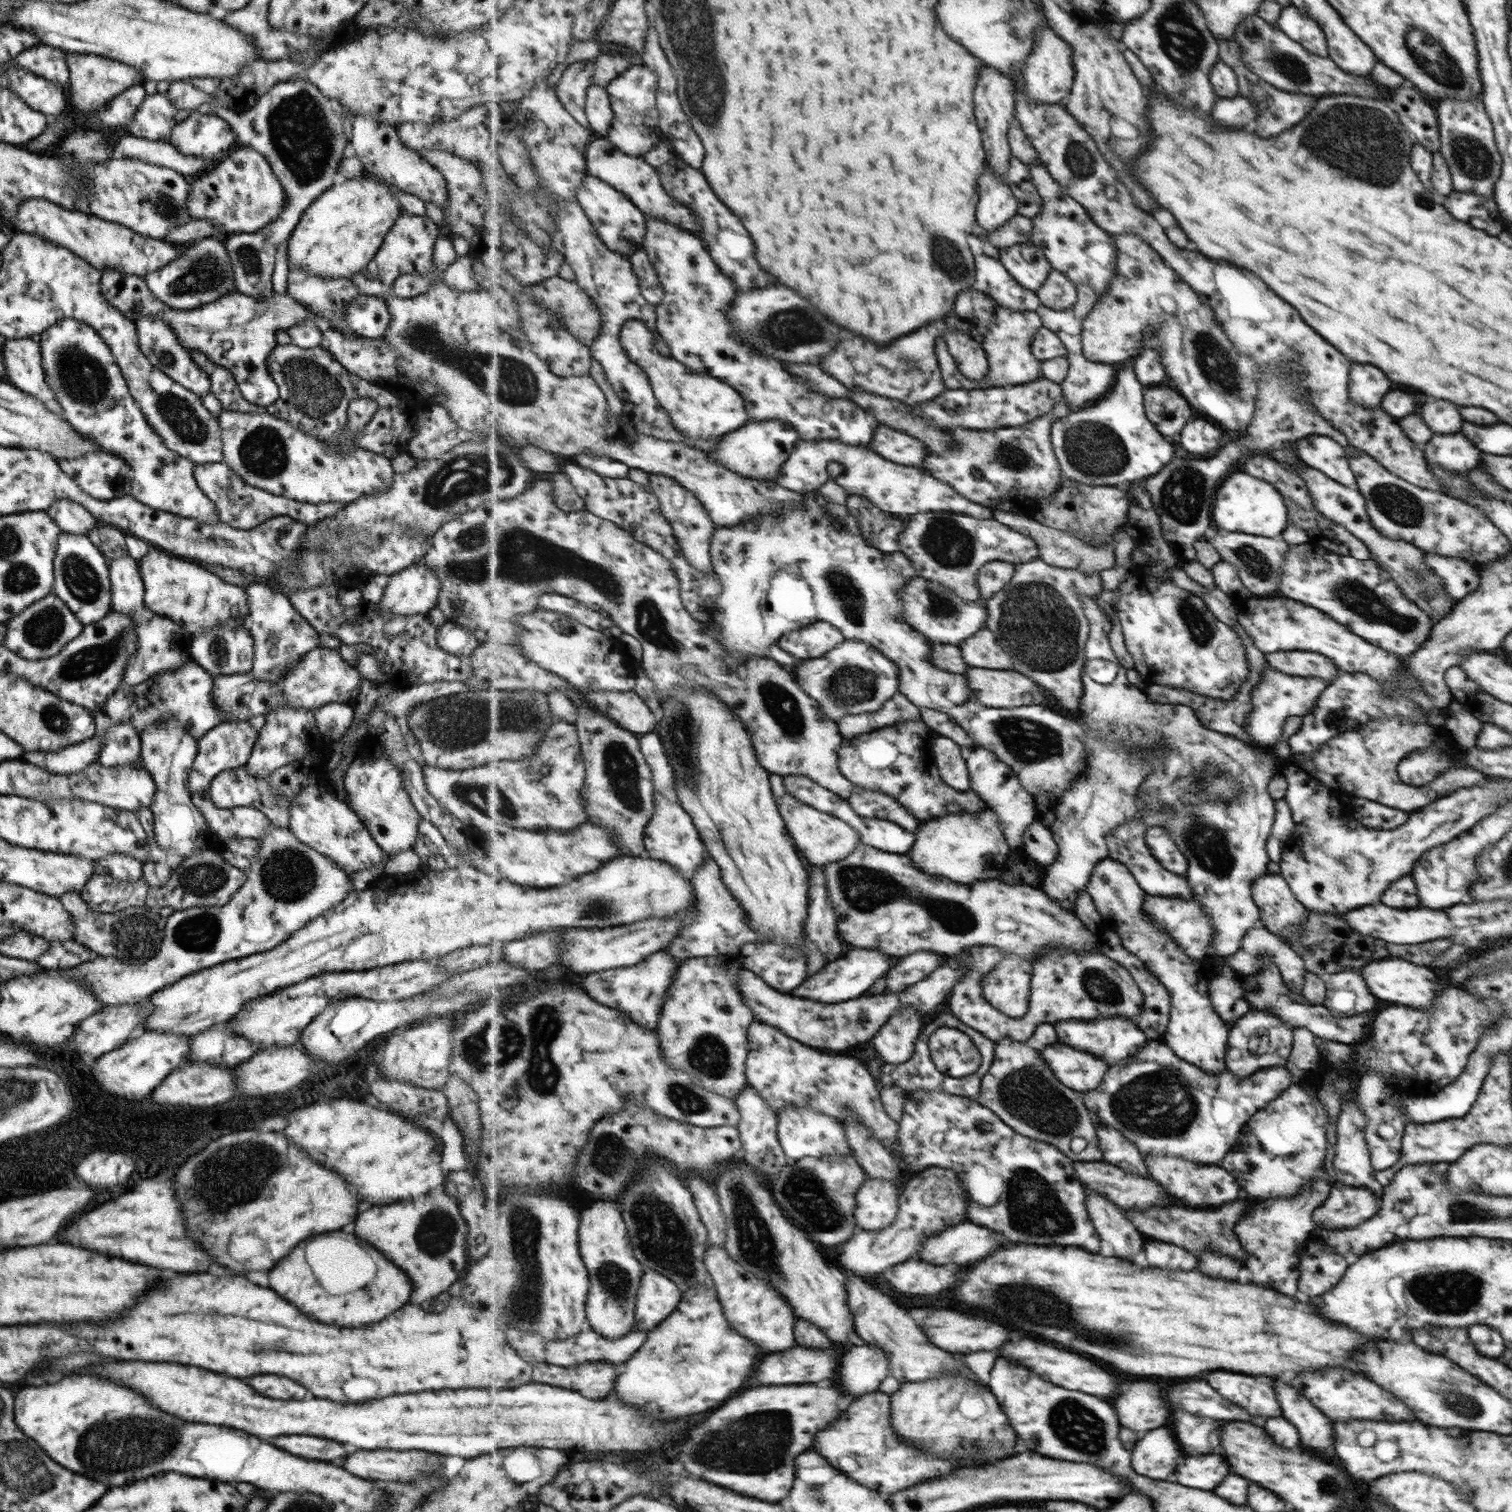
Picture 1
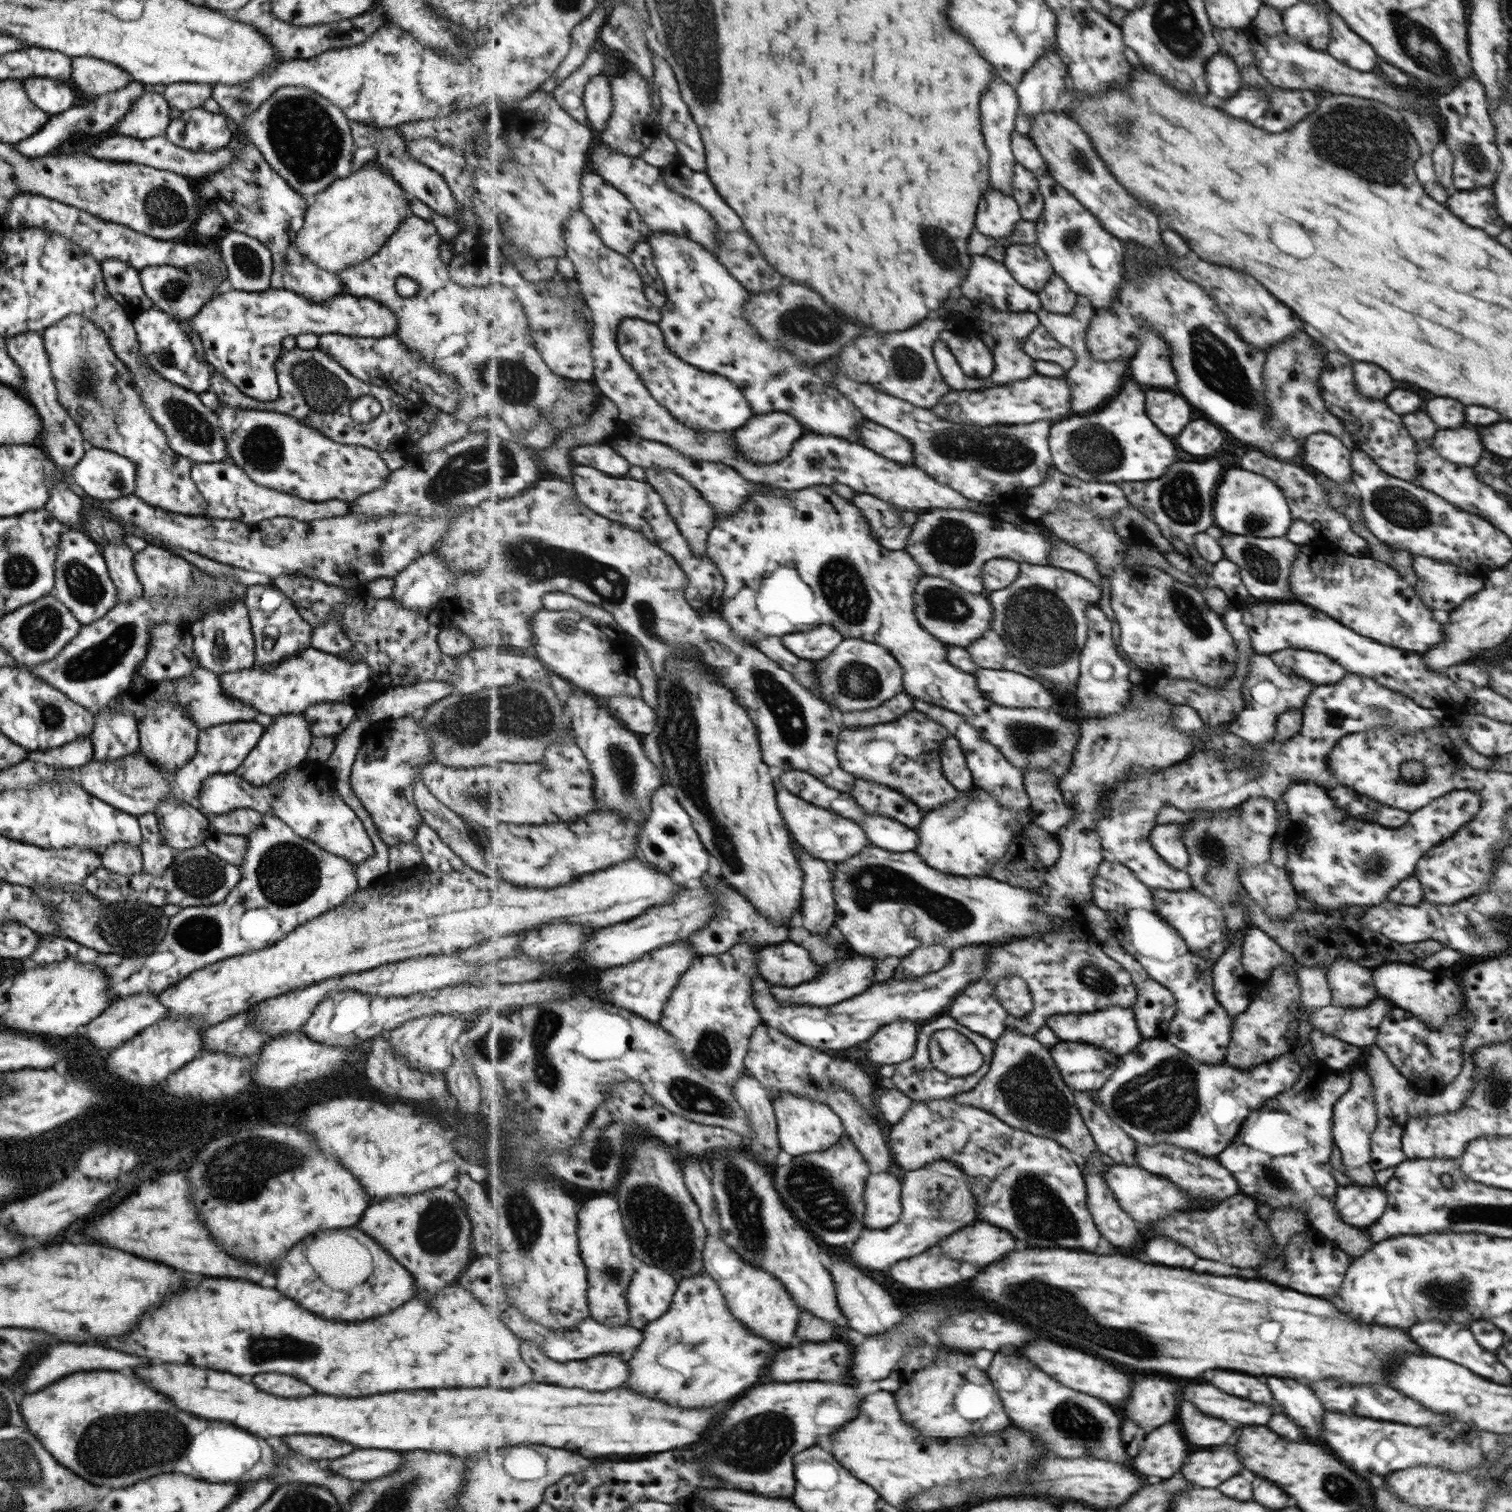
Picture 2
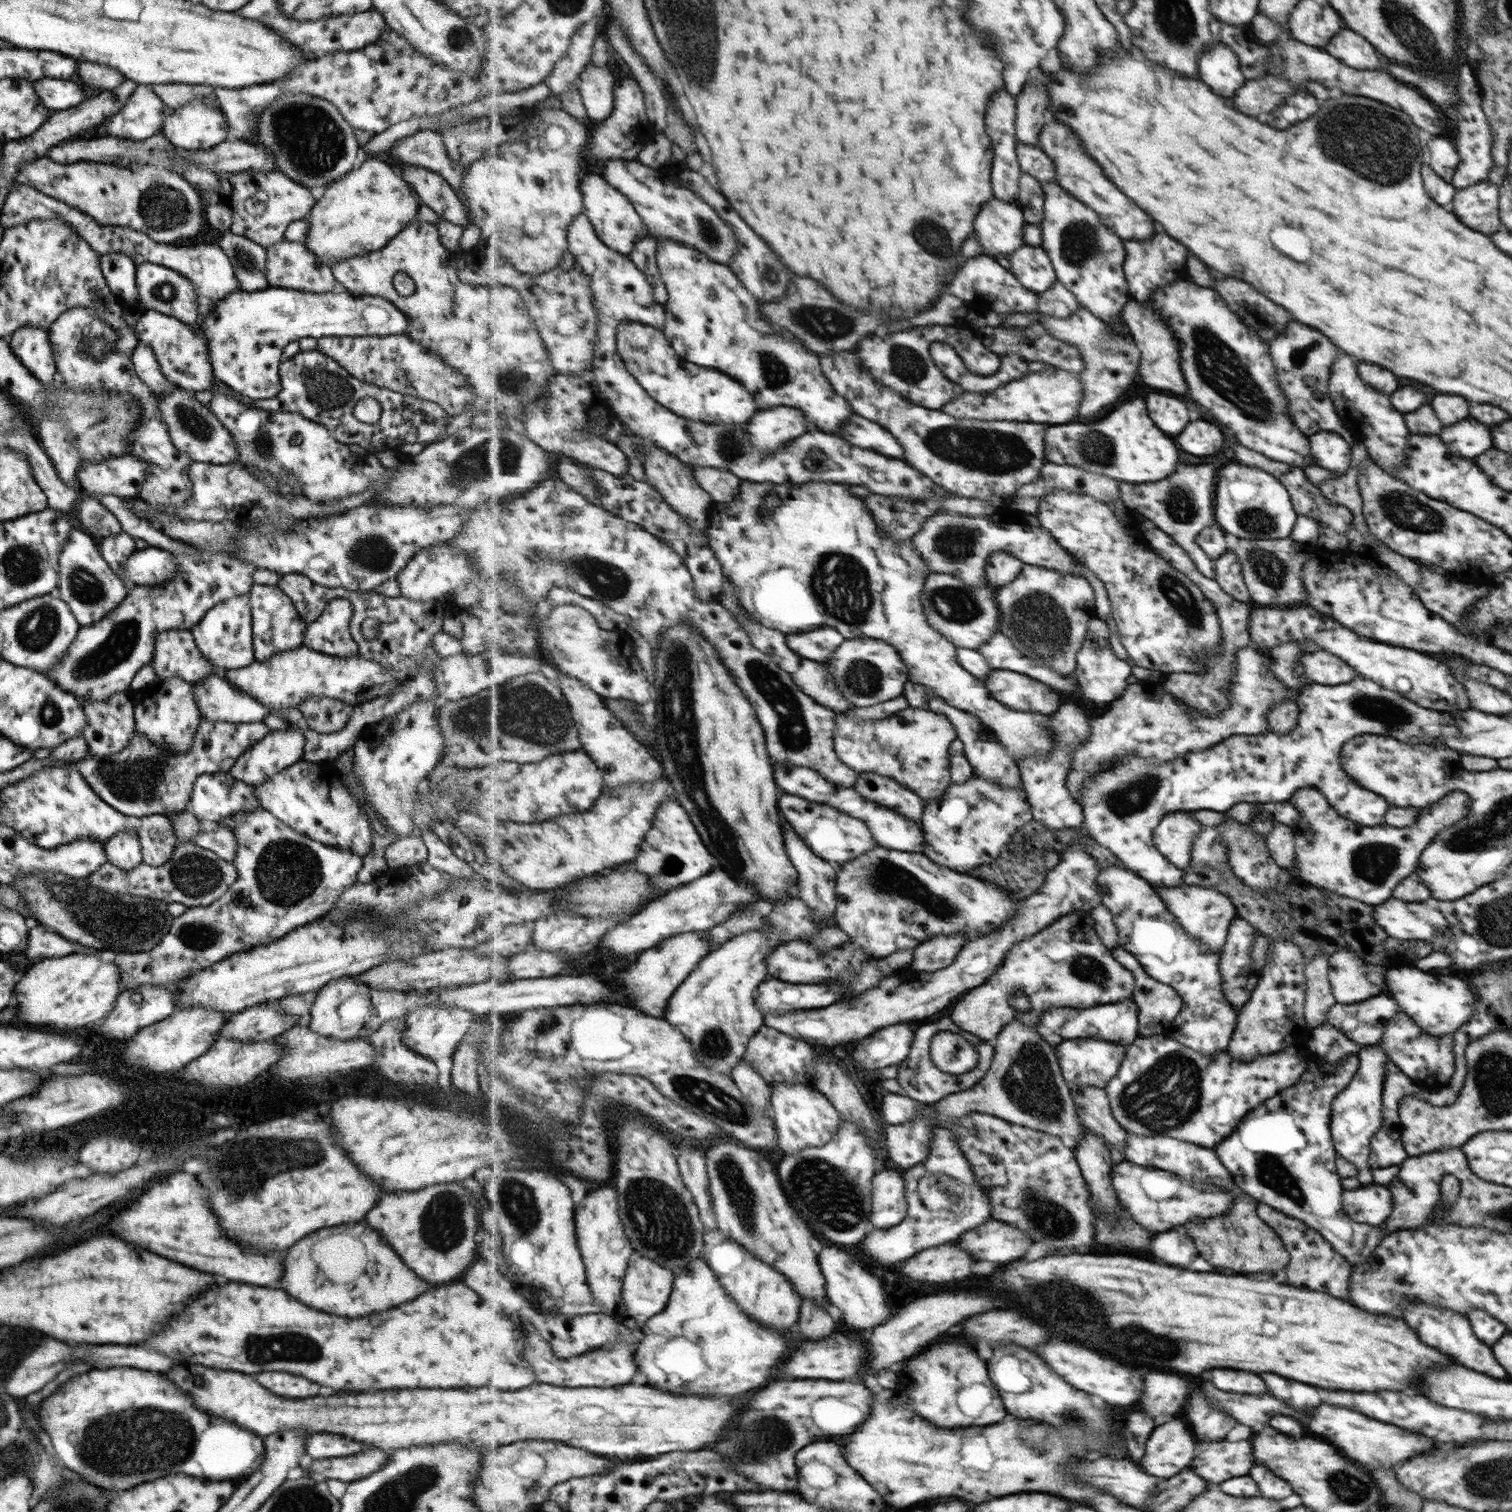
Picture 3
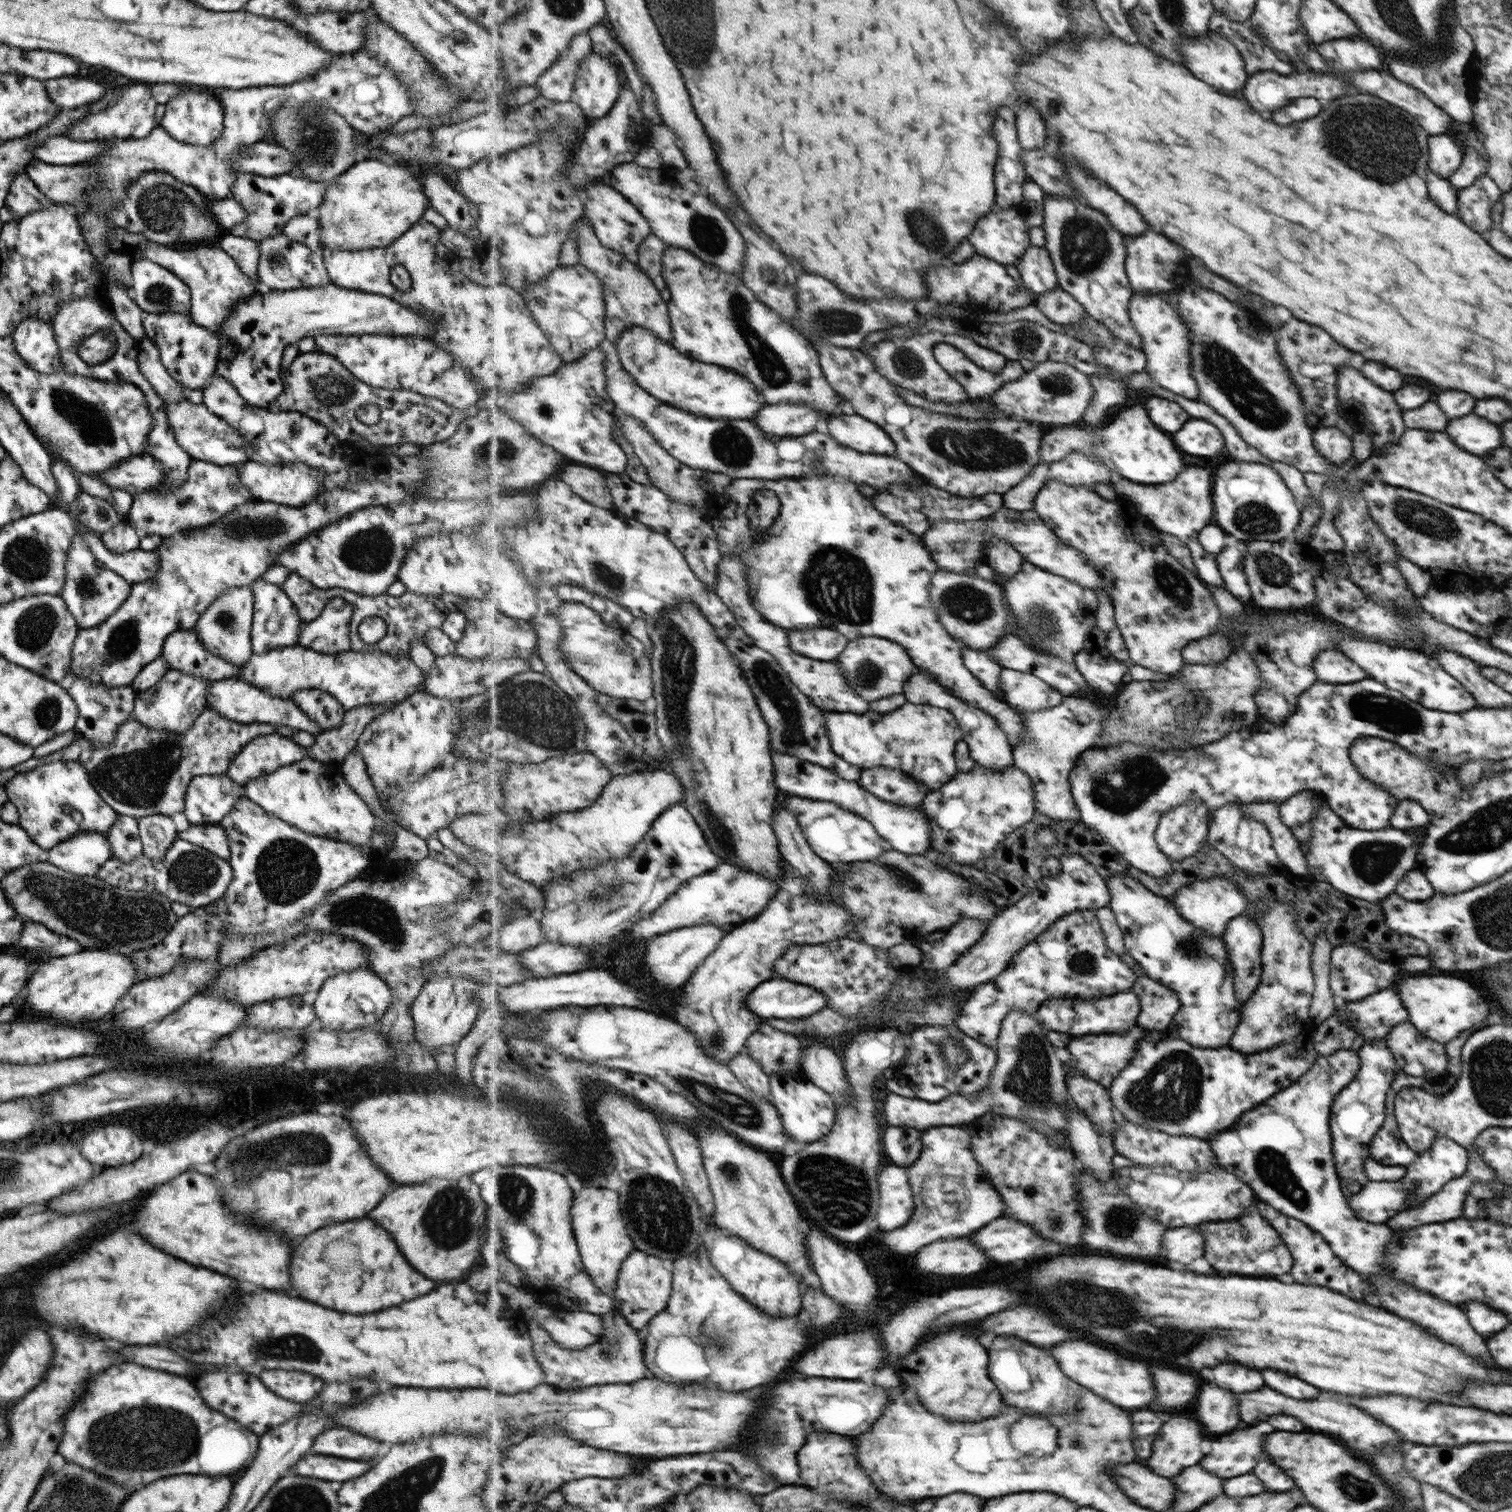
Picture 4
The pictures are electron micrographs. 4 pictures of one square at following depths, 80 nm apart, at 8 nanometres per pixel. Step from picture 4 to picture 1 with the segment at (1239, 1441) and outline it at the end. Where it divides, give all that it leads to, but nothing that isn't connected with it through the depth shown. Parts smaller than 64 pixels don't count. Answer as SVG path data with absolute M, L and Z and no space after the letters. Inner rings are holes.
M1203 1454L1181 1462L1170 1479L1187 1488L1212 1491L1229 1473L1230 1468L1222 1456Z

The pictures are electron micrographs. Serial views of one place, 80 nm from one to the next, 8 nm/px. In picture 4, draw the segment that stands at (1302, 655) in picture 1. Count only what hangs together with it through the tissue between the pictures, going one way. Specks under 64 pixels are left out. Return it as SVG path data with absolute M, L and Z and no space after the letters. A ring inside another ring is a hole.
M1335 650L1319 651L1312 660L1312 669L1318 682L1339 685L1369 679L1368 674Z

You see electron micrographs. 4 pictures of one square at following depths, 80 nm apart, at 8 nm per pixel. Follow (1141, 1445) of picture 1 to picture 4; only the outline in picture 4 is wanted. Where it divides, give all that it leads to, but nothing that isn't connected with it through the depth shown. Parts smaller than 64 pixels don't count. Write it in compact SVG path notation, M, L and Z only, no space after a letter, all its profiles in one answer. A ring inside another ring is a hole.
M1173 1416L1171 1420L1165 1420L1163 1434L1161 1428L1155 1434L1153 1454L1147 1464L1155 1474L1169 1479L1175 1477L1188 1466L1197 1465L1203 1457L1199 1450L1201 1440L1201 1424L1197 1424L1191 1416Z

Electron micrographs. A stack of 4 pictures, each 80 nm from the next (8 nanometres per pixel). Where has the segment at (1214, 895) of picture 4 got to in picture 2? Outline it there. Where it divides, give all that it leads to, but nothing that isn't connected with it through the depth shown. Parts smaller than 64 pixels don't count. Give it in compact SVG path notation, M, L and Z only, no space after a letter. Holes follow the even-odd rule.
M1191 888L1187 891L1165 891L1153 890L1153 907L1157 908L1157 915L1165 919L1181 938L1189 952L1201 959L1209 958L1215 960L1224 954L1225 940L1225 917L1223 911L1219 909L1219 904L1208 896L1201 895L1201 892L1193 891Z

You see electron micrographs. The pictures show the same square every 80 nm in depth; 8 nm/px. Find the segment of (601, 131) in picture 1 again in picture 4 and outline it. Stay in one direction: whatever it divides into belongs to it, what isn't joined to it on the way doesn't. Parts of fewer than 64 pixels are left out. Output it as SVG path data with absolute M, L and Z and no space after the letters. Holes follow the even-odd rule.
M593 54L593 66L583 68L575 76L575 103L591 118L606 117L619 100L623 82L617 66L609 57Z

